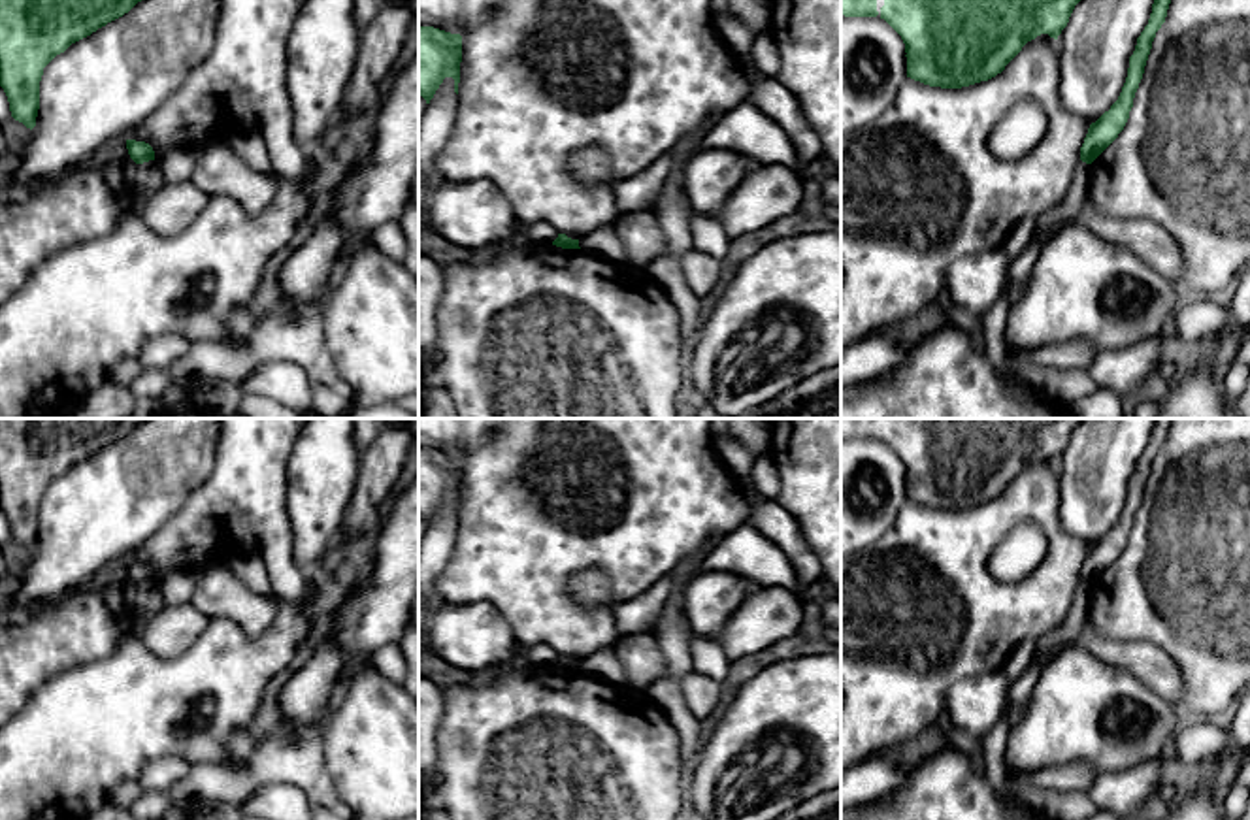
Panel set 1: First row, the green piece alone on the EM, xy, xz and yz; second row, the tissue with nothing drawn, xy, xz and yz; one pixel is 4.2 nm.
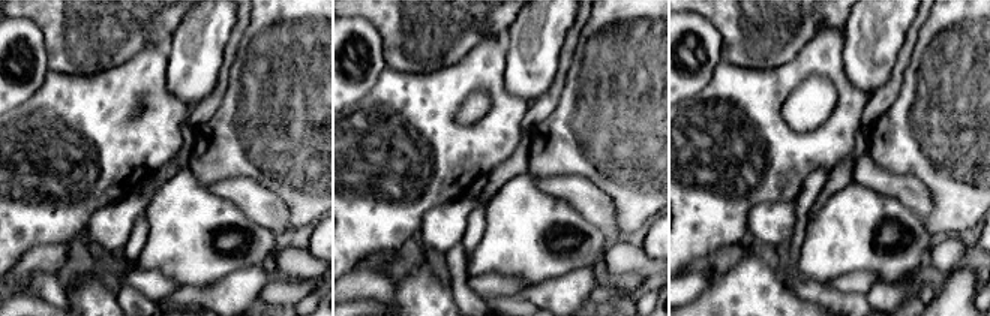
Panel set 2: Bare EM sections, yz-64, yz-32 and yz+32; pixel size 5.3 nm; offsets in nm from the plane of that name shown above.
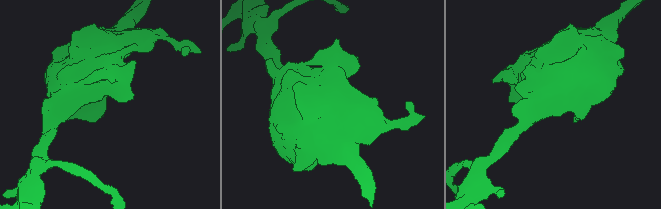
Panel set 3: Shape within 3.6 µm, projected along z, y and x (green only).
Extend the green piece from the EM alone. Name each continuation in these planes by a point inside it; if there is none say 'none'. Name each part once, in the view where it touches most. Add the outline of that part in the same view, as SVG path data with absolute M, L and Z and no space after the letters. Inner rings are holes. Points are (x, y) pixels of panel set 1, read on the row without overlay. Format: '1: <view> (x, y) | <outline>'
none

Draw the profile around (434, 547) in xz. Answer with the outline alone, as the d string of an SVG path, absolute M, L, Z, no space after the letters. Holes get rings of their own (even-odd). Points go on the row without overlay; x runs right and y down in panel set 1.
M445 500L426 533L419 539L419 601L436 594L436 581L445 571L456 541L454 501Z

